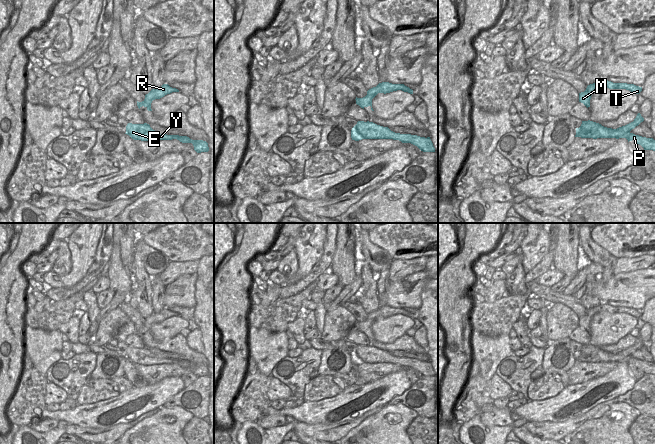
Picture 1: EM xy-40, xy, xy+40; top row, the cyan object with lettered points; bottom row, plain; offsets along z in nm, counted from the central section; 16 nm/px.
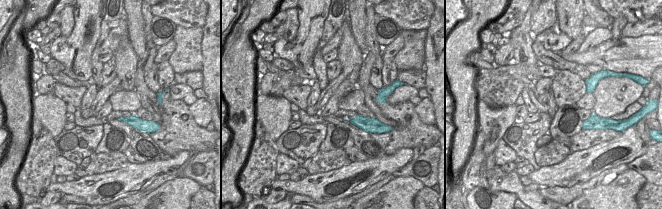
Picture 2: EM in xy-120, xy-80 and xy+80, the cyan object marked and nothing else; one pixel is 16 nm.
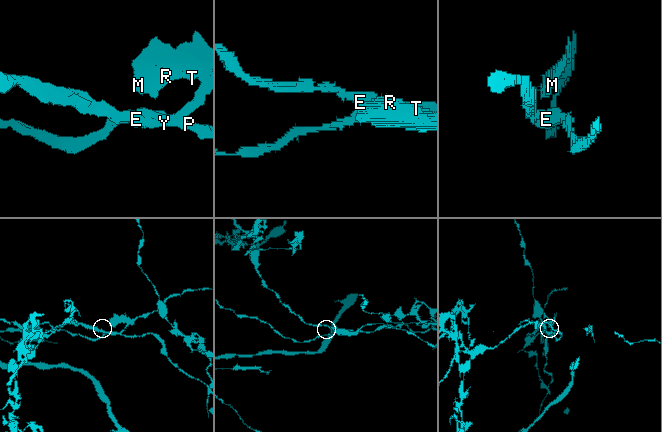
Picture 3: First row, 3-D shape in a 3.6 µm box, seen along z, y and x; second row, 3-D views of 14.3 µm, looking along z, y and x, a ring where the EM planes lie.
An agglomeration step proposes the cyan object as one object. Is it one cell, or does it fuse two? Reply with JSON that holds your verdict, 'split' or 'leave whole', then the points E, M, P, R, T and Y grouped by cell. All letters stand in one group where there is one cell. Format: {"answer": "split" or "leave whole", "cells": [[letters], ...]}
{"answer": "split", "cells": [["E", "P", "Y"], ["M", "R", "T"]]}

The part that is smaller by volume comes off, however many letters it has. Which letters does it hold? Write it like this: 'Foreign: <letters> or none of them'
Foreign: M, R, T

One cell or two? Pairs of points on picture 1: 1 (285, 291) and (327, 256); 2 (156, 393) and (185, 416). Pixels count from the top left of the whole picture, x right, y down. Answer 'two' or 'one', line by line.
1: one
2: two

